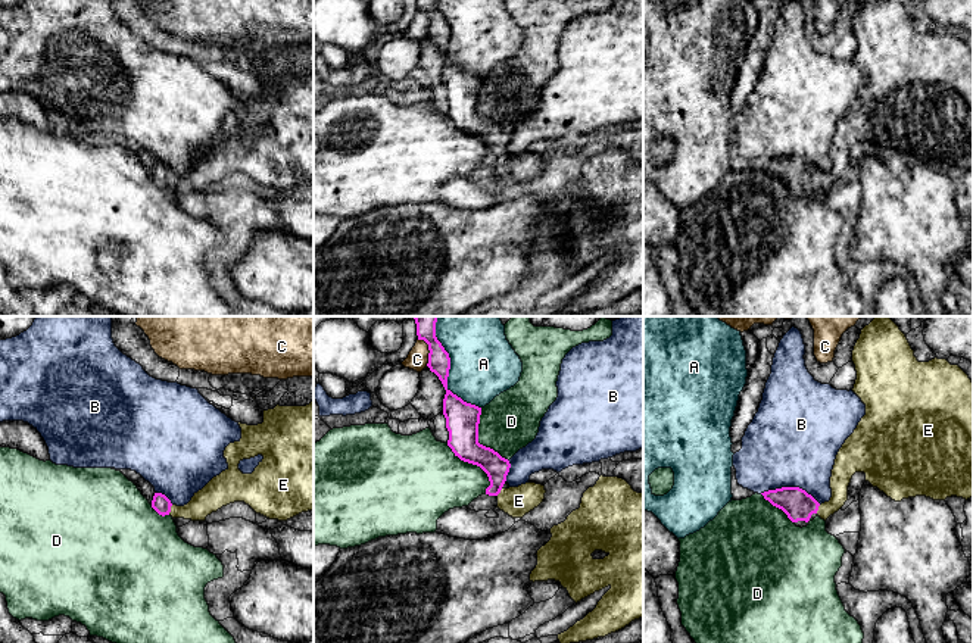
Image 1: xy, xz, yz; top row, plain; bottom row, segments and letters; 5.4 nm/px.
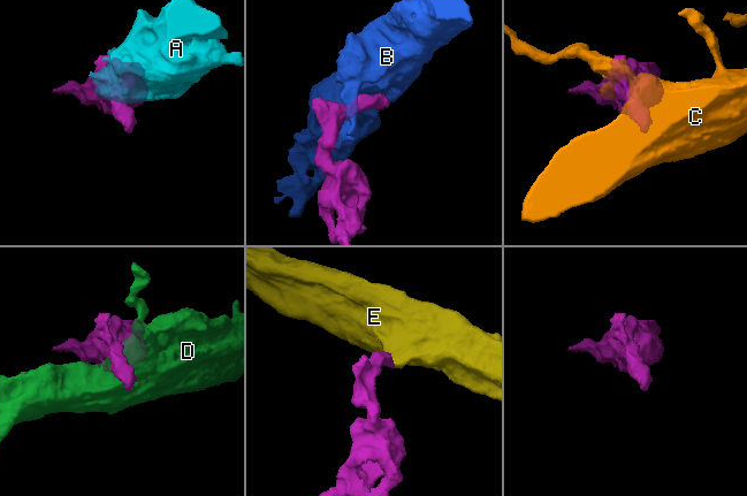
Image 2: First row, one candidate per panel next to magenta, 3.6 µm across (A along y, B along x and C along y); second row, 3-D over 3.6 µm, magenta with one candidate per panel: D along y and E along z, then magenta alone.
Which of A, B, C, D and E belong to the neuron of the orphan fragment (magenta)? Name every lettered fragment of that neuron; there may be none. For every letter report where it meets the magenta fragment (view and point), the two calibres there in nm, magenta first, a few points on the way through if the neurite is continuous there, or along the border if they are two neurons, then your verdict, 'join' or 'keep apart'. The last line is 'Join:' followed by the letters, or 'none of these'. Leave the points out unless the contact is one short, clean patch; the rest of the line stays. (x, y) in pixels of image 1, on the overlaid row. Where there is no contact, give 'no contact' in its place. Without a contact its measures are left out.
A: xz (449, 368) | 140/360 nm | keep apart
B: yz (791, 487) | 170/500 nm | along yz (760, 493), (769, 489), (801, 487), (820, 503) | keep apart
C: xz (429, 349) | 130/120 nm | along xz (418, 339), (427, 345), (427, 365) | keep apart
D: xz (477, 440) | 180/300 nm | keep apart
E: xy (170, 509) | 100/150 nm | across xy (161, 503), (170, 509), (193, 511), (212, 496) | join
Join: E

